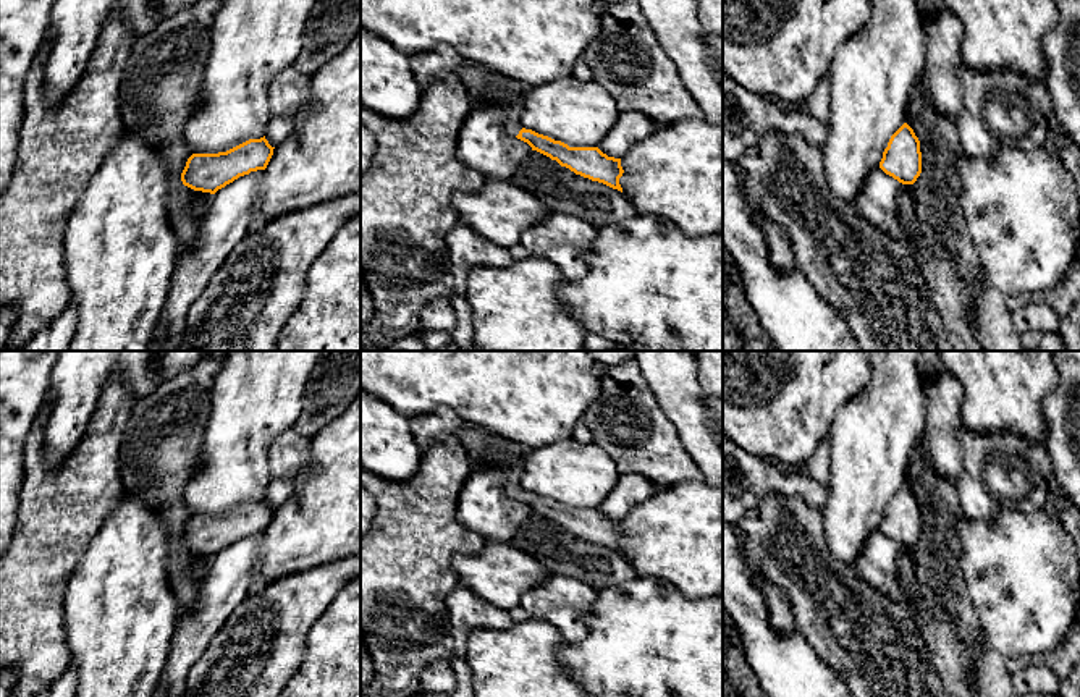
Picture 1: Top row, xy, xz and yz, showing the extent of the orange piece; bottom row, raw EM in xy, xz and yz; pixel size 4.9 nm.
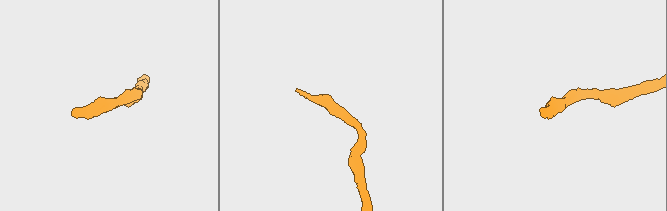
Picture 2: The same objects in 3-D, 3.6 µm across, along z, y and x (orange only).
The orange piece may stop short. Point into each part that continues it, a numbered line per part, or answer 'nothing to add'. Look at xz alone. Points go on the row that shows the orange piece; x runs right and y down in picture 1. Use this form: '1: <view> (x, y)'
1: xz (482, 88)

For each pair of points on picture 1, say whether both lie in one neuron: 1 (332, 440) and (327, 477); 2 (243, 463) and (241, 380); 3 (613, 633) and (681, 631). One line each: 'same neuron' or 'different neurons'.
1: same neuron
2: same neuron
3: same neuron

